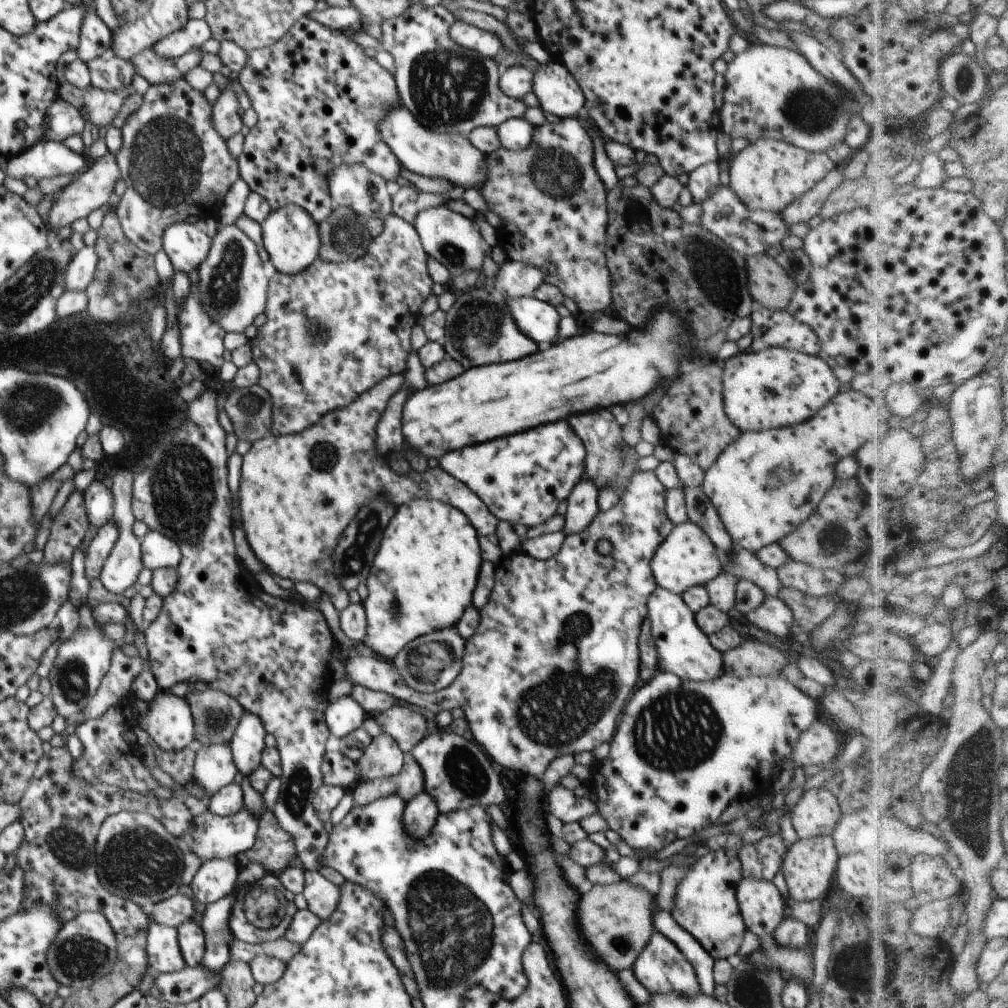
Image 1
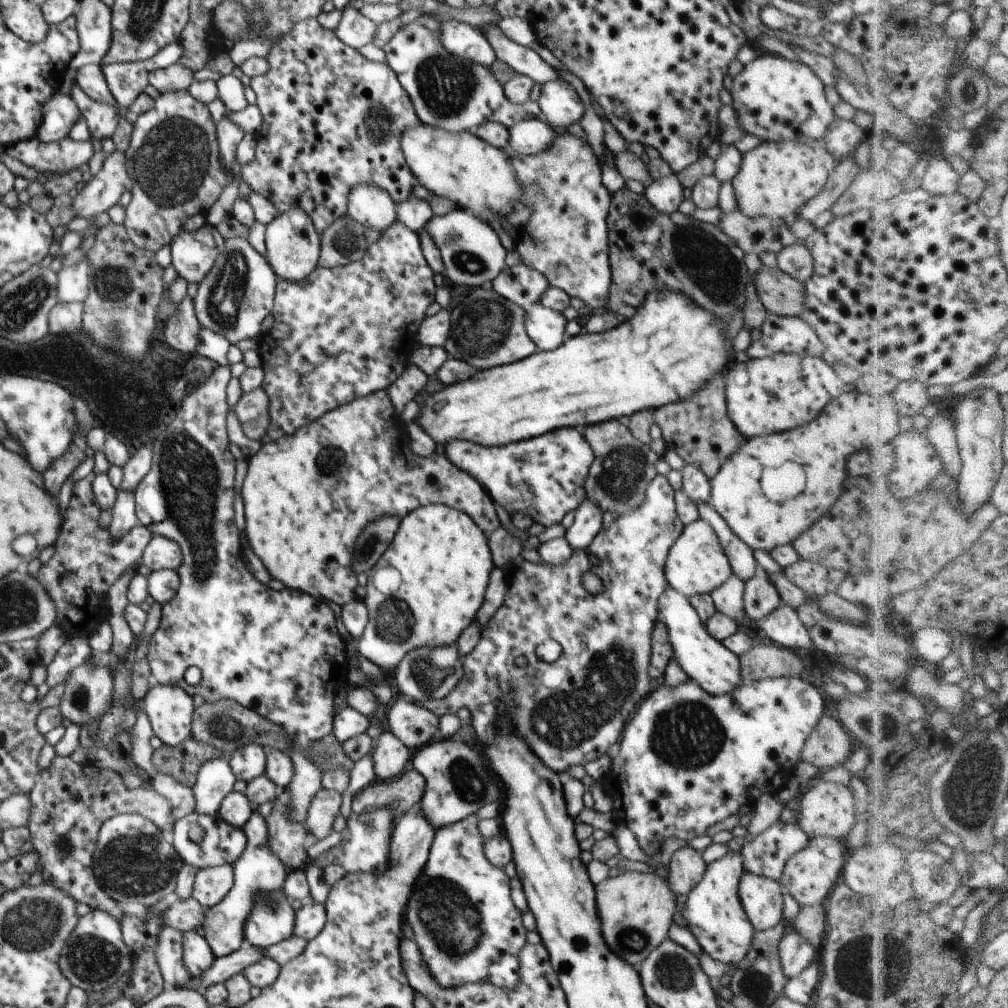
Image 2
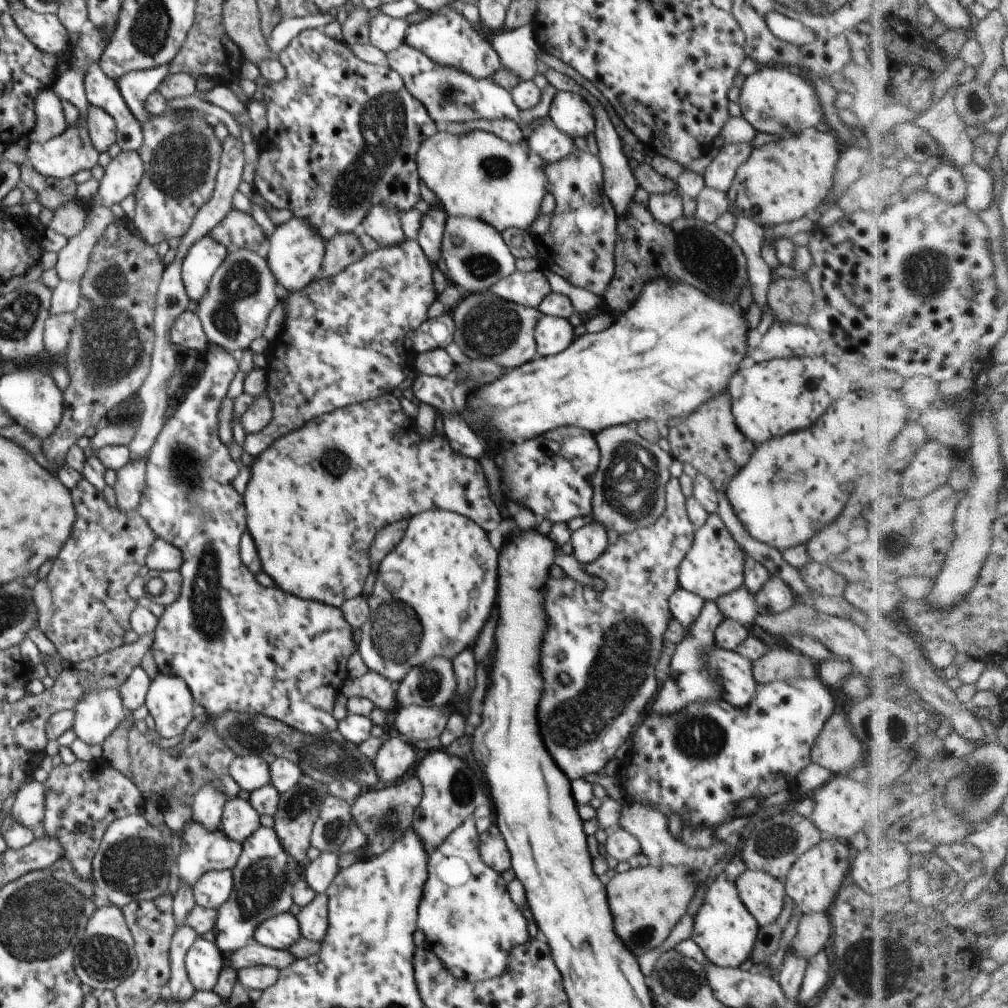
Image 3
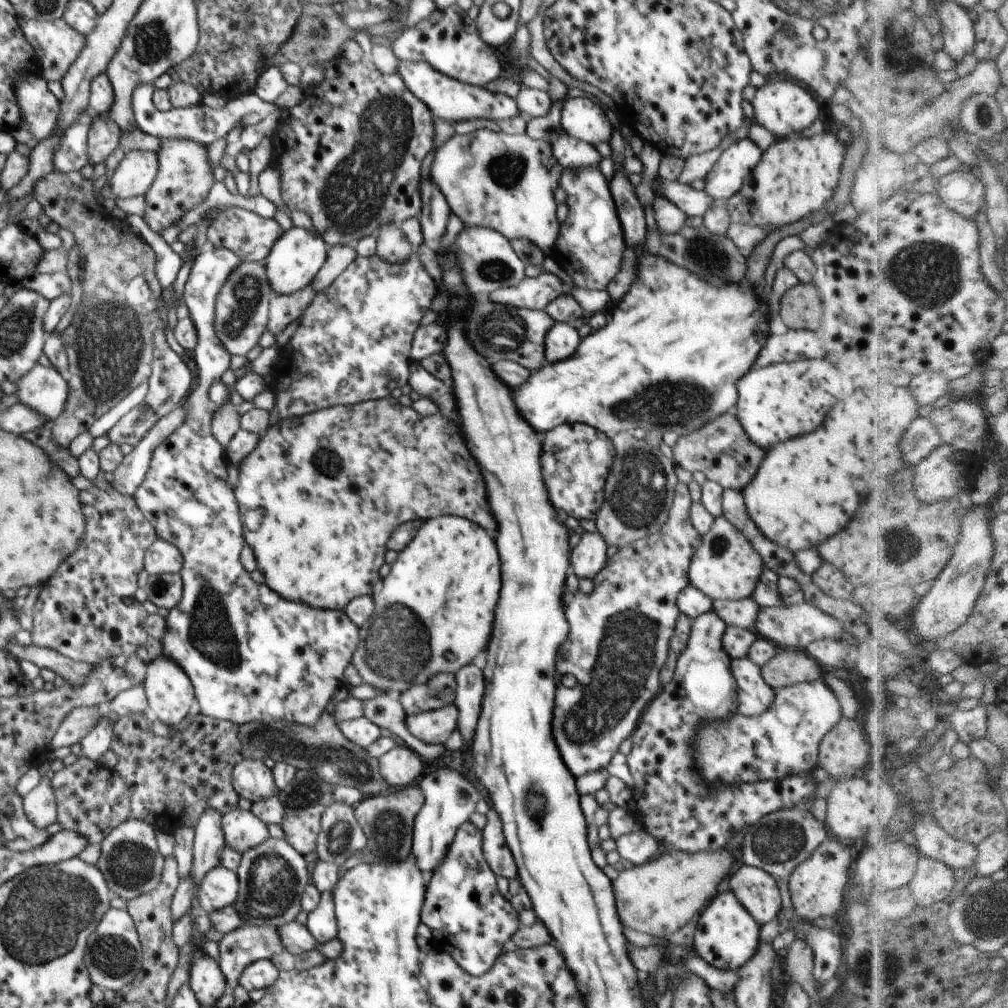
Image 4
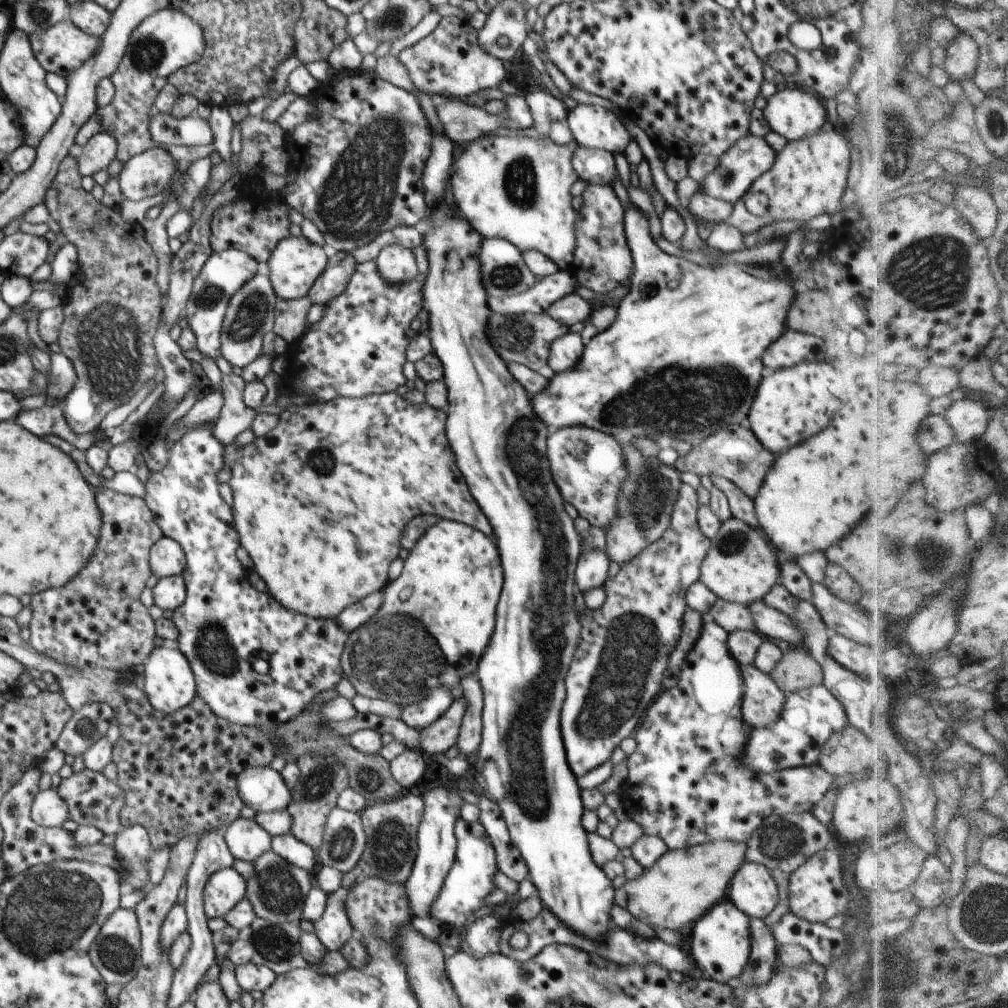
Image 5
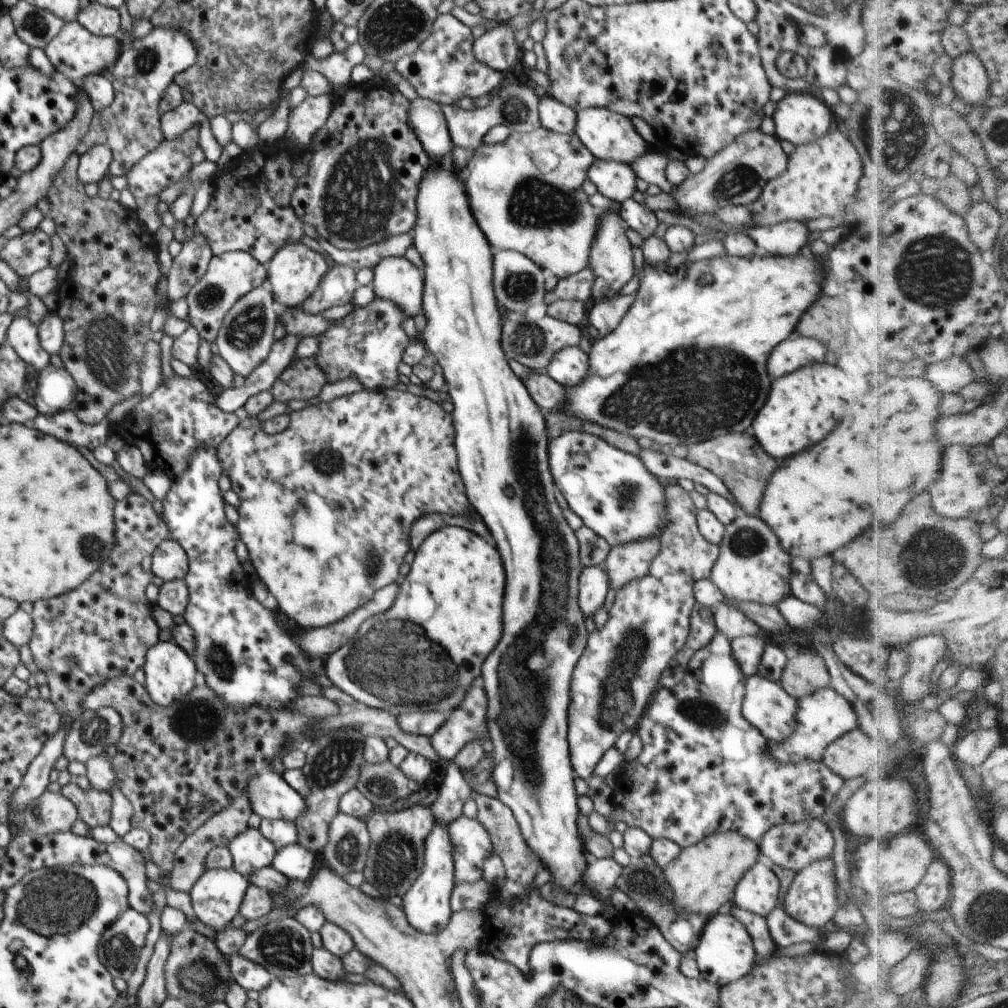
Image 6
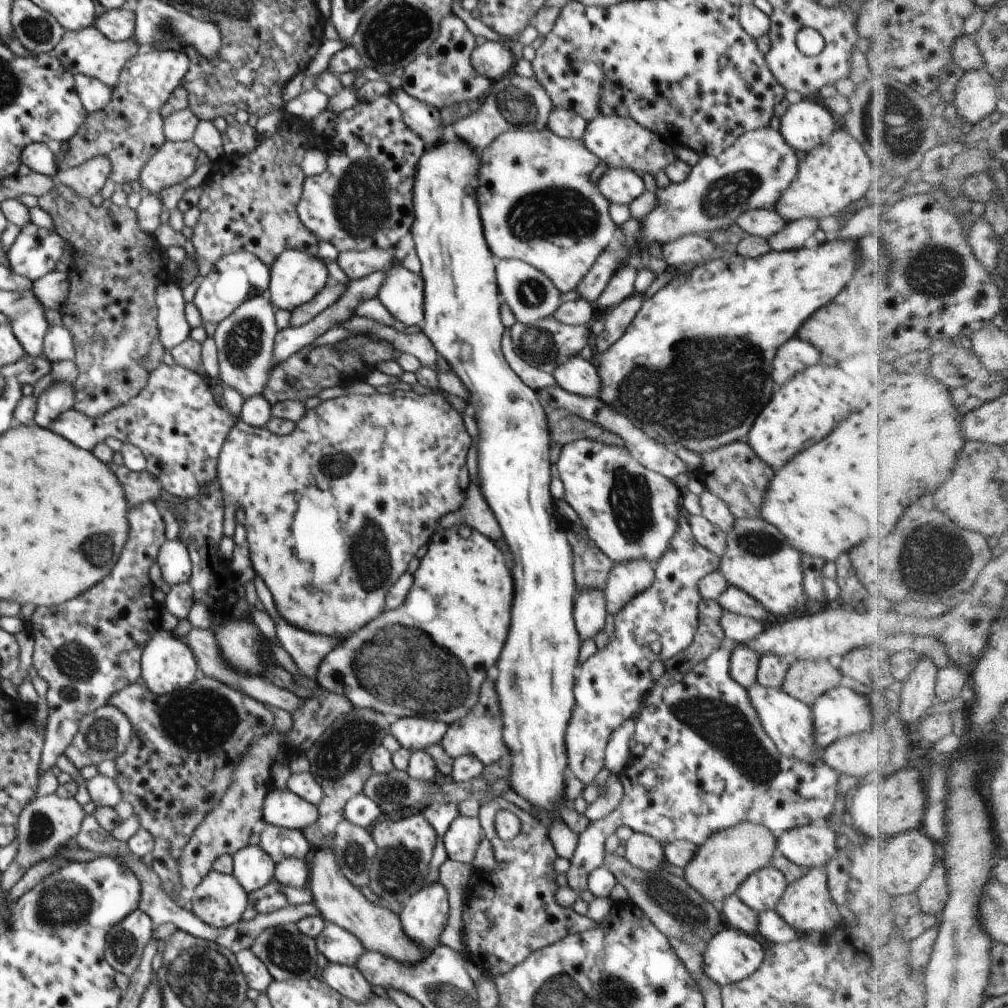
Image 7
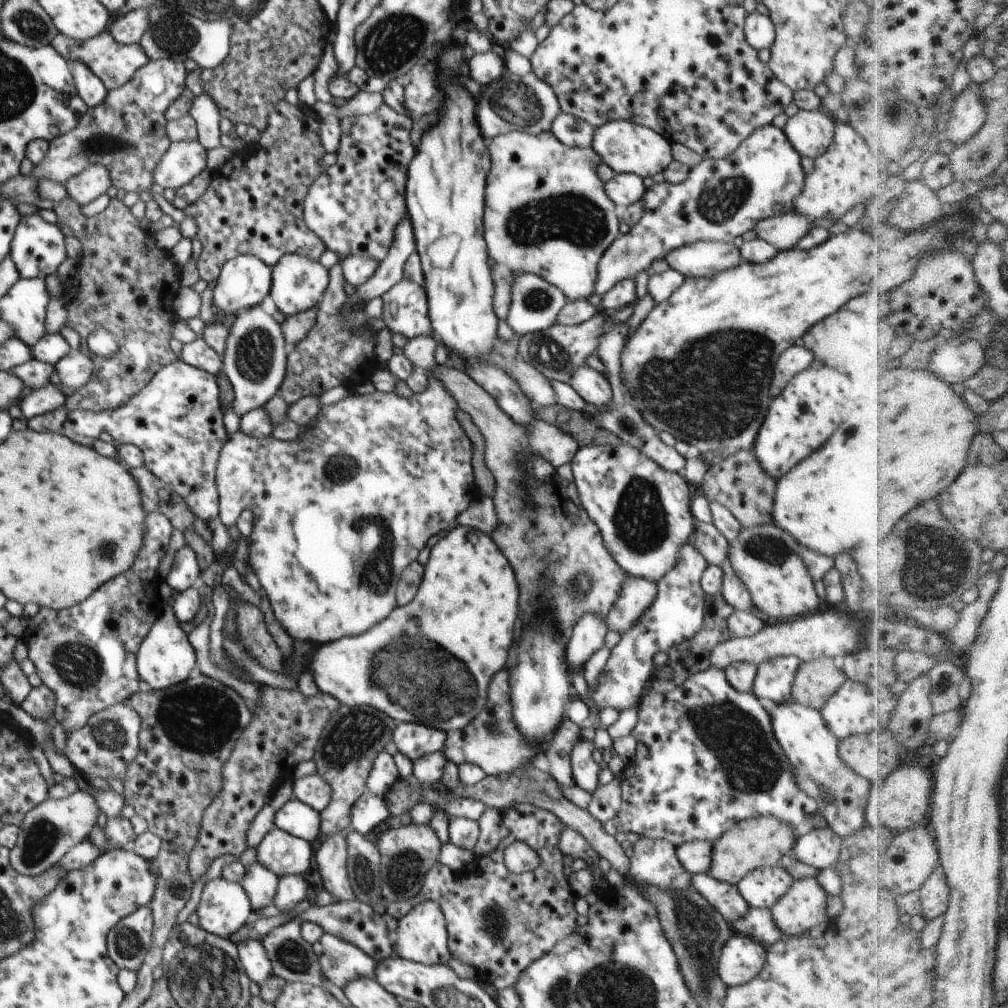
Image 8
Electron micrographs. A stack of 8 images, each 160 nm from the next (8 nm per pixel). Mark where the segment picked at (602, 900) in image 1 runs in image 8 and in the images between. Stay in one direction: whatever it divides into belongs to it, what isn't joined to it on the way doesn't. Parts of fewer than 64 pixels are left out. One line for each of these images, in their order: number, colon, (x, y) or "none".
2: (635, 908)
3: (647, 902)
4: (661, 896)
5: (682, 885)
6: (703, 877)
7: (719, 867)
8: (761, 842)

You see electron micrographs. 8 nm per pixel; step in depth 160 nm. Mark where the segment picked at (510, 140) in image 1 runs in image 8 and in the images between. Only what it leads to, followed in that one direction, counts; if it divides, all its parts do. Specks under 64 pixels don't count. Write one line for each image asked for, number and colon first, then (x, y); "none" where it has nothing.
2: (533, 136)
3: (546, 141)
4: (572, 153)
5: (595, 166)
6: (615, 180)
7: (622, 186)
8: (624, 189)

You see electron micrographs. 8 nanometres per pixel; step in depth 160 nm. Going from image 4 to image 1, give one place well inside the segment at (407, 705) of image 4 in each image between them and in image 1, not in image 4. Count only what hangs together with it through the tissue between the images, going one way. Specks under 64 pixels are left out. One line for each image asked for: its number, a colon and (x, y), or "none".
1: (430, 663)
2: (426, 673)
3: (432, 684)

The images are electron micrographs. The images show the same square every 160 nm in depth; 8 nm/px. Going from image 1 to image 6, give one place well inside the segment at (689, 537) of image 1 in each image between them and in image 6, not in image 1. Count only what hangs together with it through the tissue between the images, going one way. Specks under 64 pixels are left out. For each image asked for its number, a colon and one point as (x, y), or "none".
2: (696, 564)
3: (714, 566)
4: (725, 566)
5: (741, 566)
6: (752, 566)

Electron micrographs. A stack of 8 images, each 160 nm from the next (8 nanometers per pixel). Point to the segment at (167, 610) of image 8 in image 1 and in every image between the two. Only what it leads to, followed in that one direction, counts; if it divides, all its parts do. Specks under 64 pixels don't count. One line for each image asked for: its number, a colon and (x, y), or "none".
1: (169, 722)
2: (170, 709)
3: (169, 700)
4: (168, 689)
5: (168, 680)
6: (169, 670)
7: (167, 664)

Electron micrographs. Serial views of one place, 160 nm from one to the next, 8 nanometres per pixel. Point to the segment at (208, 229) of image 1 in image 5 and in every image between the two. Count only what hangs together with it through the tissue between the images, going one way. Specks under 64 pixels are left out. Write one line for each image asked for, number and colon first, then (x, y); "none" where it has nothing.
2: (193, 254)
3: (204, 257)
4: (251, 655)
5: (256, 663)

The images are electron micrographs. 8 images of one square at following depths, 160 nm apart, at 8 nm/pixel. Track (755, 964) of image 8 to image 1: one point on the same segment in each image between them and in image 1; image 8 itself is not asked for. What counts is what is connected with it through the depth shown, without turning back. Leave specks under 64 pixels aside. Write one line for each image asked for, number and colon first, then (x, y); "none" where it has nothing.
1: (705, 905)
2: (714, 914)
3: (724, 929)
4: (726, 935)
5: (721, 939)
6: (724, 953)
7: (731, 955)

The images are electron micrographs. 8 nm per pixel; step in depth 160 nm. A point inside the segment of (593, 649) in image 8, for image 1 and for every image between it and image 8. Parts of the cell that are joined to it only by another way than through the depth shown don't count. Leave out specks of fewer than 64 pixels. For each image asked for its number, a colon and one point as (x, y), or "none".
1: (582, 506)
2: (588, 522)
3: (589, 542)
4: (589, 557)
5: (592, 568)
6: (593, 582)
7: (590, 611)

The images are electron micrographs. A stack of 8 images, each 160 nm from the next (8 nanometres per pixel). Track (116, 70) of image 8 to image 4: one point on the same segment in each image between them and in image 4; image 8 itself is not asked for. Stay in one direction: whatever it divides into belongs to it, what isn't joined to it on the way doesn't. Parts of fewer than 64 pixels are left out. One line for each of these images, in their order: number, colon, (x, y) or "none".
4: (56, 44)
5: (62, 48)
6: (76, 52)
7: (87, 52)

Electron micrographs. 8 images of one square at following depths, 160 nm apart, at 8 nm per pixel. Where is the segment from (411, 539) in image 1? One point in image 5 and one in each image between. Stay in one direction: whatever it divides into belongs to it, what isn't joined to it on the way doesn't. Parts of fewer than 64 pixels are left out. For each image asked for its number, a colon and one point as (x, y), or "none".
2: (444, 560)
3: (441, 584)
4: (434, 613)
5: (439, 614)

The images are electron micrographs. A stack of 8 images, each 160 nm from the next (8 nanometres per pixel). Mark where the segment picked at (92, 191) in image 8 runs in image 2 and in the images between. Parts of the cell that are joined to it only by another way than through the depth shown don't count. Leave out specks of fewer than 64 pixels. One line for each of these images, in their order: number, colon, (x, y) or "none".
2: (102, 119)
3: (102, 128)
4: (103, 138)
5: (101, 149)
6: (94, 165)
7: (87, 179)

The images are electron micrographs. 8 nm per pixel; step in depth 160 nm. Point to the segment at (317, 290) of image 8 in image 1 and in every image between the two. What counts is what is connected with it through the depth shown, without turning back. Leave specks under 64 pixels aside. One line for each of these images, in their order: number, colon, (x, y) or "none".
1: (290, 235)
2: (293, 245)
3: (295, 255)
4: (298, 254)
5: (296, 263)
6: (295, 271)
7: (296, 277)

